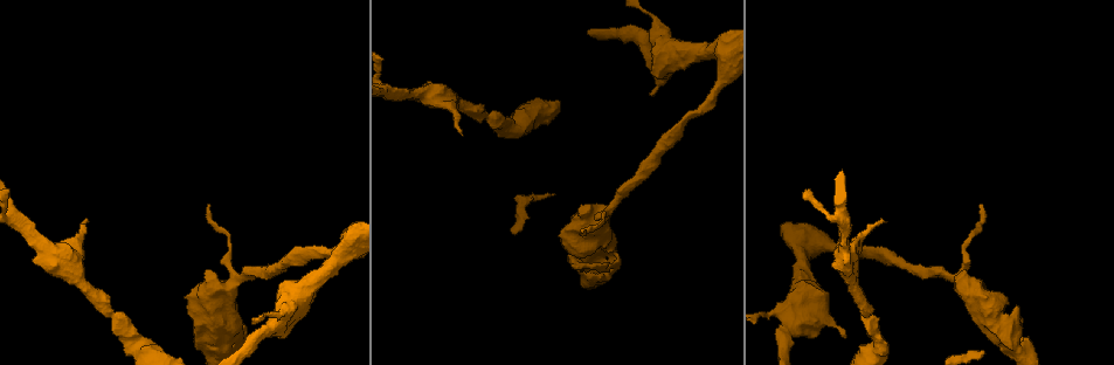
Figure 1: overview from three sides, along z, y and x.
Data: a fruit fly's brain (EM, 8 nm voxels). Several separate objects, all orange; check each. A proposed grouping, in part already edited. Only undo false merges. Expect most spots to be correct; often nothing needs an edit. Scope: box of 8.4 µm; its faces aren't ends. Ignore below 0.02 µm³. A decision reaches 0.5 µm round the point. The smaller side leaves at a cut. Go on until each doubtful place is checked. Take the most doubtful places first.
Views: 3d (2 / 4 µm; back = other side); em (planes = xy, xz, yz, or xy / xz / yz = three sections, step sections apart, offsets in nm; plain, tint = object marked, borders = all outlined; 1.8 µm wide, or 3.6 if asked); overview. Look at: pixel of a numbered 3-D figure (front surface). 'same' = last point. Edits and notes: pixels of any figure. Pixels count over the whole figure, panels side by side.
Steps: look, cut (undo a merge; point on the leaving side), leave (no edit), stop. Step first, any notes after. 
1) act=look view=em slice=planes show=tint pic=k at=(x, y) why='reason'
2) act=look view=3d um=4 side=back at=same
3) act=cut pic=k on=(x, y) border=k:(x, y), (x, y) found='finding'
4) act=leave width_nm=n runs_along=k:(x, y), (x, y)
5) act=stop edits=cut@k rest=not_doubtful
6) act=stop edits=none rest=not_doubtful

act=look view=em slice=planes show=tint pic=1 at=(609, 208) why='calibre changes'

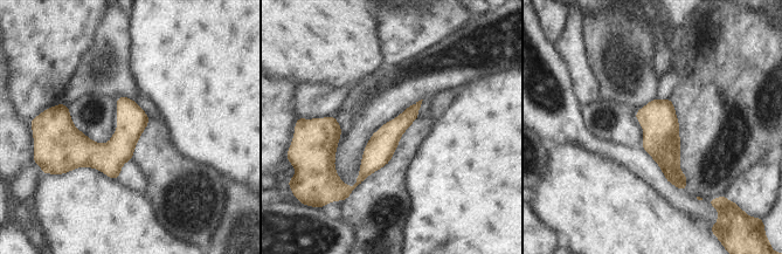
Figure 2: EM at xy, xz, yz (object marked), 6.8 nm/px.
act=leave runs_along=2:(416, 105), (353, 186), (333, 171), (322, 124) found='one neuron here'

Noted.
act=look view=3d um=4 pic=1 at=(217, 324) why='looks like a crossing'

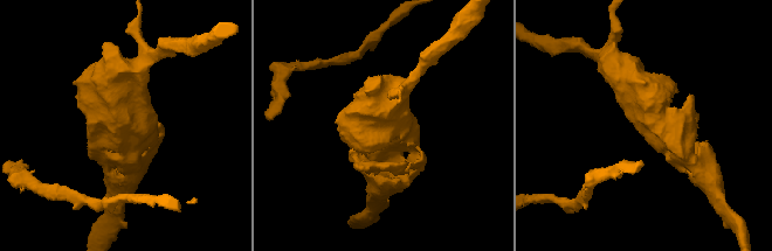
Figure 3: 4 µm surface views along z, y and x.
act=look view=em um=3.6 slice=xz step=4 show=plain pic=3 at=(651, 127)

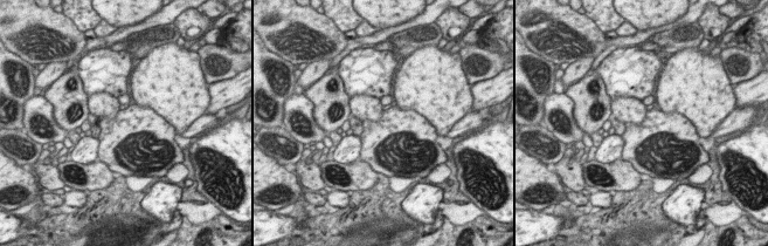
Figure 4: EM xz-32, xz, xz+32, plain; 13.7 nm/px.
act=look view=em um=3.6 slice=xz step=4 show=tint at=same why='with the object marked'

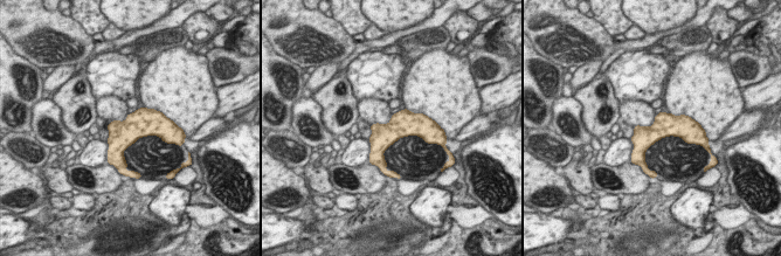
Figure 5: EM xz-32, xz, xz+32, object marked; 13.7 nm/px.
act=leave runs_along=5:(688, 125), (664, 125), (635, 153) found='one neuron here'

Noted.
act=look view=em slice=planes show=tint pic=1 at=(620, 258) why='sharp bend'

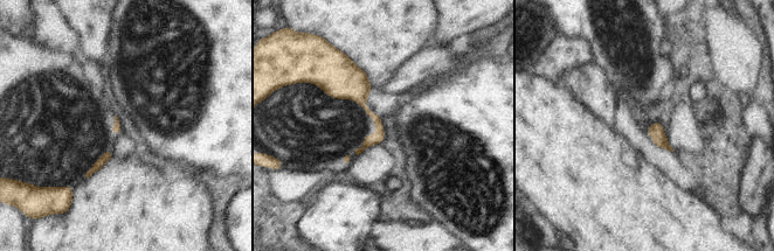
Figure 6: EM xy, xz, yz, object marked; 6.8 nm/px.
act=leave width_nm=70 found='all the same neuron'

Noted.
act=stop edits=none rest=not_doubtful

